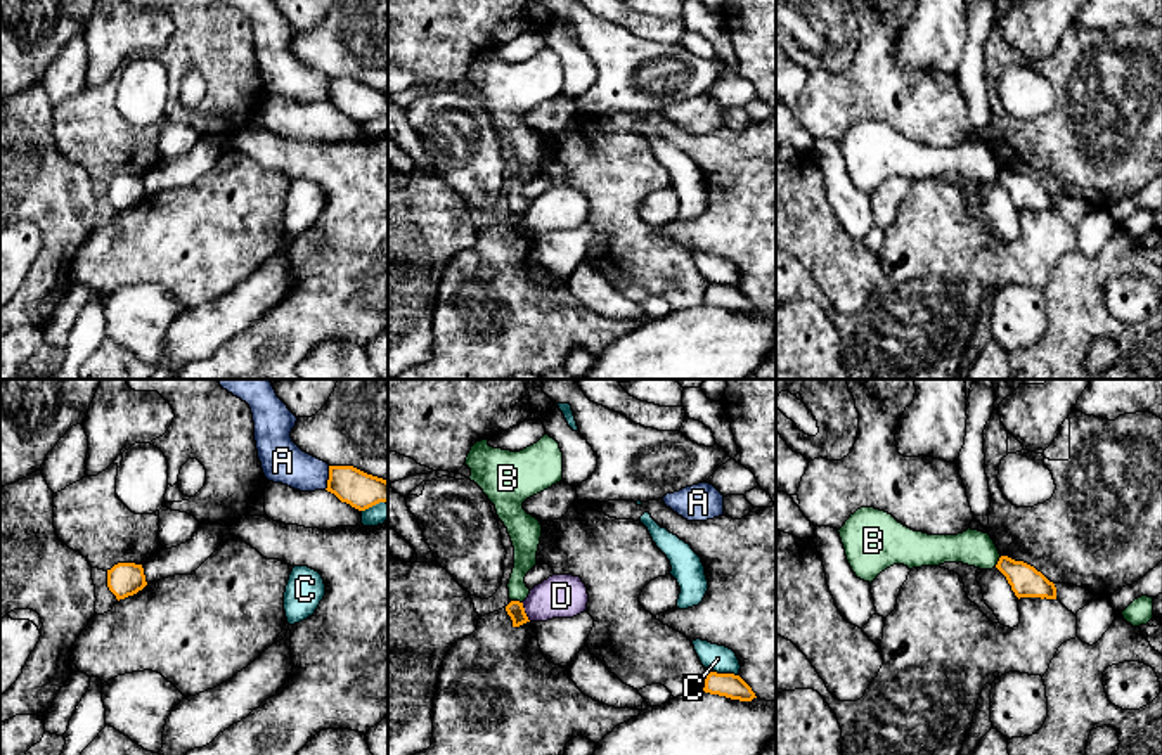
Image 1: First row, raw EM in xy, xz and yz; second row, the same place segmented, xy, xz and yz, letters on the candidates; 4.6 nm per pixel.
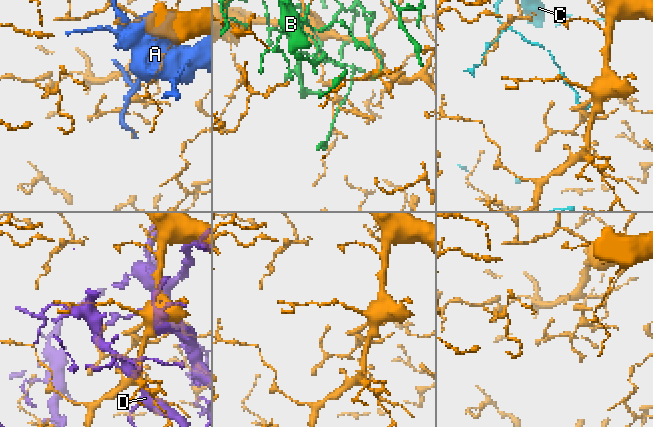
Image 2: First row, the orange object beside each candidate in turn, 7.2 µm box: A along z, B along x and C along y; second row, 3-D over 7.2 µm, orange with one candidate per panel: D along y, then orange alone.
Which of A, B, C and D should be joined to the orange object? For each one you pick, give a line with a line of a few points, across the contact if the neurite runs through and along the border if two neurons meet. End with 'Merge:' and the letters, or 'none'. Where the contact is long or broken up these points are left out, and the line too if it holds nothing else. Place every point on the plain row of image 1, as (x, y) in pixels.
Merge: none

